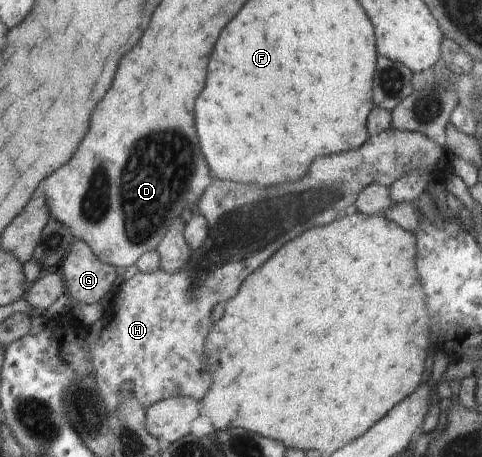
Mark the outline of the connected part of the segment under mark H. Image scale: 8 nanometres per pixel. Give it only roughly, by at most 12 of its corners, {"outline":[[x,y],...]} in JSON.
{"outline":[[392,126],[309,180],[213,180],[177,273],[125,280],[91,347],[111,414],[210,388],[211,311],[368,185],[446,148]]}

